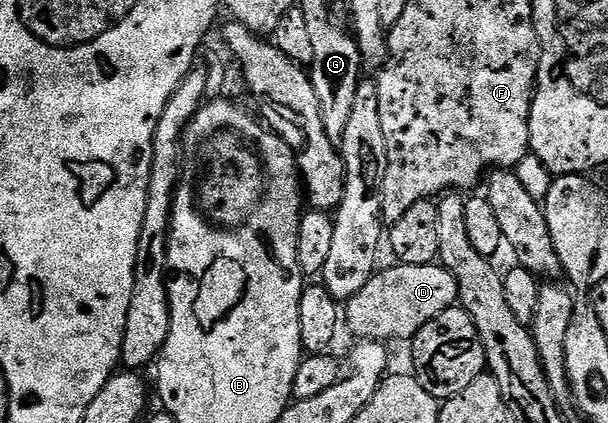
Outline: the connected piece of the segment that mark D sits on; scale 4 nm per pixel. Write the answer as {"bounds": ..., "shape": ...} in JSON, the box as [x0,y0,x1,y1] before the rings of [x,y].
{"bounds":[344,264,459,341],"shape":[[[399,264],[375,271],[360,294],[352,297],[344,308],[344,324],[359,341],[409,341],[432,318],[459,303],[458,283],[441,264]]]}

